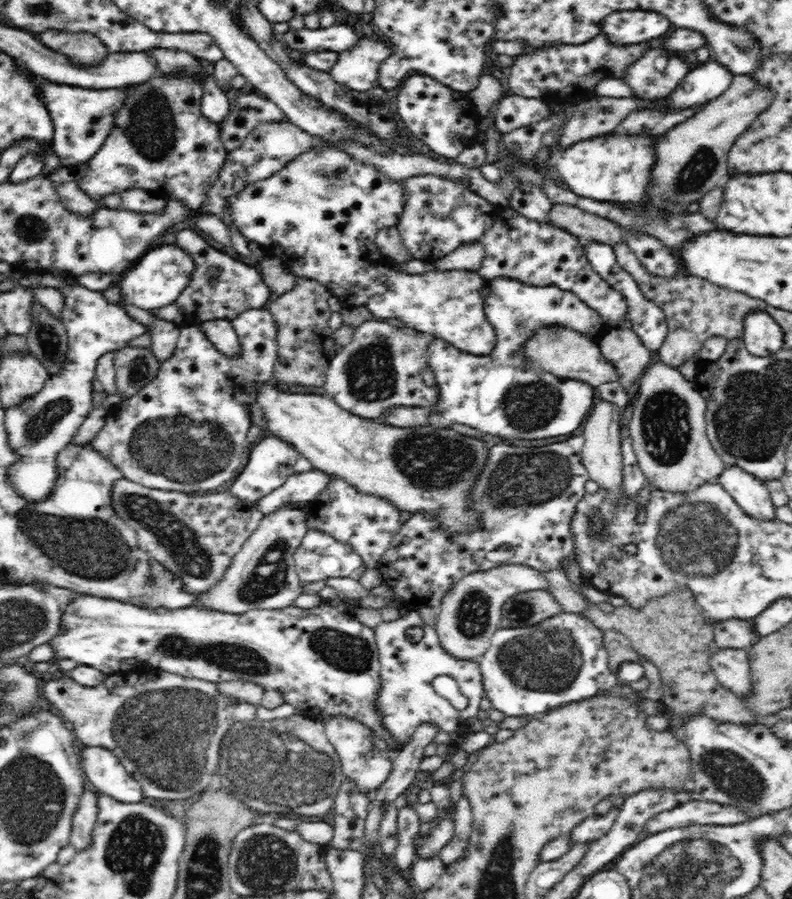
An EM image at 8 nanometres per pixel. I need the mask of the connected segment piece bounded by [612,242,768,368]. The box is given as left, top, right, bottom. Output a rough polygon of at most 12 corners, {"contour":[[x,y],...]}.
{"contour":[[625,242],[617,264],[664,311],[655,360],[677,368],[712,336],[741,338],[767,302],[693,275],[652,274]]}

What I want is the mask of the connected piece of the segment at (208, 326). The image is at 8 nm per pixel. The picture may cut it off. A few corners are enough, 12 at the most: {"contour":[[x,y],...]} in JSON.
{"contour":[[229,319],[201,322],[199,329],[227,358],[242,352]]}

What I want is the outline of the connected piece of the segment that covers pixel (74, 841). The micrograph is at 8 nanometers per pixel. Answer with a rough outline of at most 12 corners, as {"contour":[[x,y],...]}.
{"contour":[[86,787],[72,815],[69,844],[88,846],[97,812],[97,793]]}

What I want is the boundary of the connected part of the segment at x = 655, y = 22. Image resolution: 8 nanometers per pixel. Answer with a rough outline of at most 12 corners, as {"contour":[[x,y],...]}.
{"contour":[[648,11],[608,14],[601,24],[612,44],[660,41],[674,26]]}

